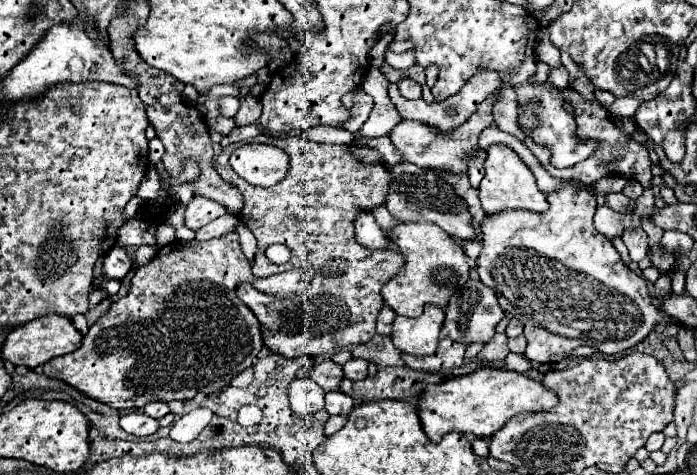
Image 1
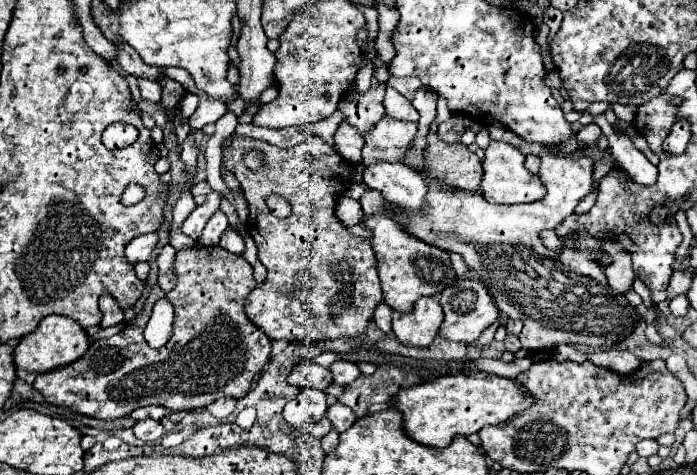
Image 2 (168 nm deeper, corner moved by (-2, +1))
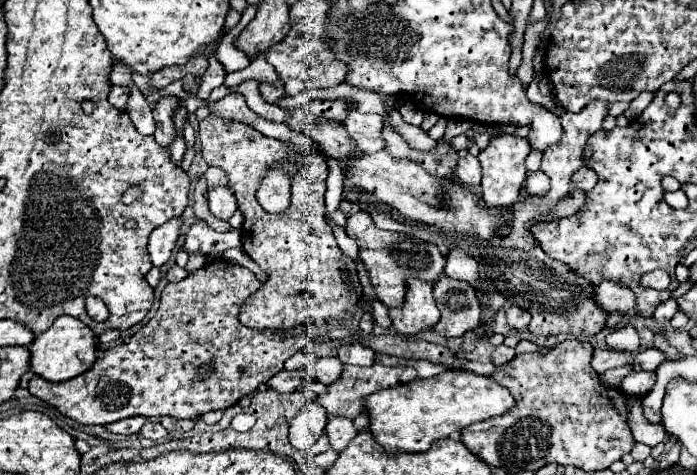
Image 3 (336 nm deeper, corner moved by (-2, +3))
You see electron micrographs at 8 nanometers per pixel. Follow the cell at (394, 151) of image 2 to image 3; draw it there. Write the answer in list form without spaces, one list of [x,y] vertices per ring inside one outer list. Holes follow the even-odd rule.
[[[347,109],[347,117],[343,119],[343,127],[349,133],[349,139],[355,141],[359,151],[365,153],[375,153],[381,151],[385,147],[385,141],[381,137],[381,129],[383,129],[383,115],[375,115],[375,113],[359,113],[357,109]]]

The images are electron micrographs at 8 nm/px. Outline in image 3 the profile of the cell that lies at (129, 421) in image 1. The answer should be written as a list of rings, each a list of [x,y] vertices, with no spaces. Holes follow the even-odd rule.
[[[147,421],[141,431],[139,431],[141,437],[147,437],[147,439],[167,439],[167,431],[161,423],[157,421]]]

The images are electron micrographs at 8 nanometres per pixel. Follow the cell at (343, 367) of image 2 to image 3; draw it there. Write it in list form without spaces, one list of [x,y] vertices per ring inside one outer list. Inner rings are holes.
[[[323,357],[323,359],[311,361],[303,369],[307,369],[317,381],[321,381],[325,385],[331,385],[341,375],[341,367],[343,367],[343,363],[337,357]]]

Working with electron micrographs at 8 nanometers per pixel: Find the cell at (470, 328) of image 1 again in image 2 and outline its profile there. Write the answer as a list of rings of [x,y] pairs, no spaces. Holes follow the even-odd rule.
[[[459,279],[453,287],[447,287],[445,291],[441,291],[439,303],[441,303],[443,311],[445,311],[445,319],[441,323],[439,335],[443,335],[445,339],[451,339],[451,341],[473,343],[499,317],[499,311],[497,311],[495,303],[493,303],[493,297],[483,287],[483,283],[477,281],[477,279],[475,281]]]

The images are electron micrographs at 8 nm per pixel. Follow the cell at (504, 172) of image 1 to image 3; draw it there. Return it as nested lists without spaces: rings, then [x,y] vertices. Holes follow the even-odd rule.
[[[497,135],[489,141],[487,149],[479,153],[479,163],[483,167],[483,179],[481,179],[481,199],[487,207],[501,209],[515,205],[519,201],[519,191],[525,181],[525,159],[531,151],[529,141],[517,137],[517,135]]]

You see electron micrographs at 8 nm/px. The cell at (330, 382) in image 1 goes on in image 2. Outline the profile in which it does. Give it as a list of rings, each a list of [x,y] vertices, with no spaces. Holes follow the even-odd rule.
[[[305,361],[291,371],[287,381],[295,387],[325,391],[329,387],[329,383],[333,383],[333,373],[327,367],[317,365],[315,361]]]

